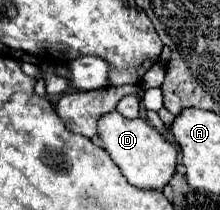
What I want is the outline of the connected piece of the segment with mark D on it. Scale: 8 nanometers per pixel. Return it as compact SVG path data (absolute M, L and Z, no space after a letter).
M108 112L100 116L98 136L102 148L122 170L124 178L138 188L164 188L176 172L176 146L170 140L164 140L164 136L142 118L128 120L118 112Z

